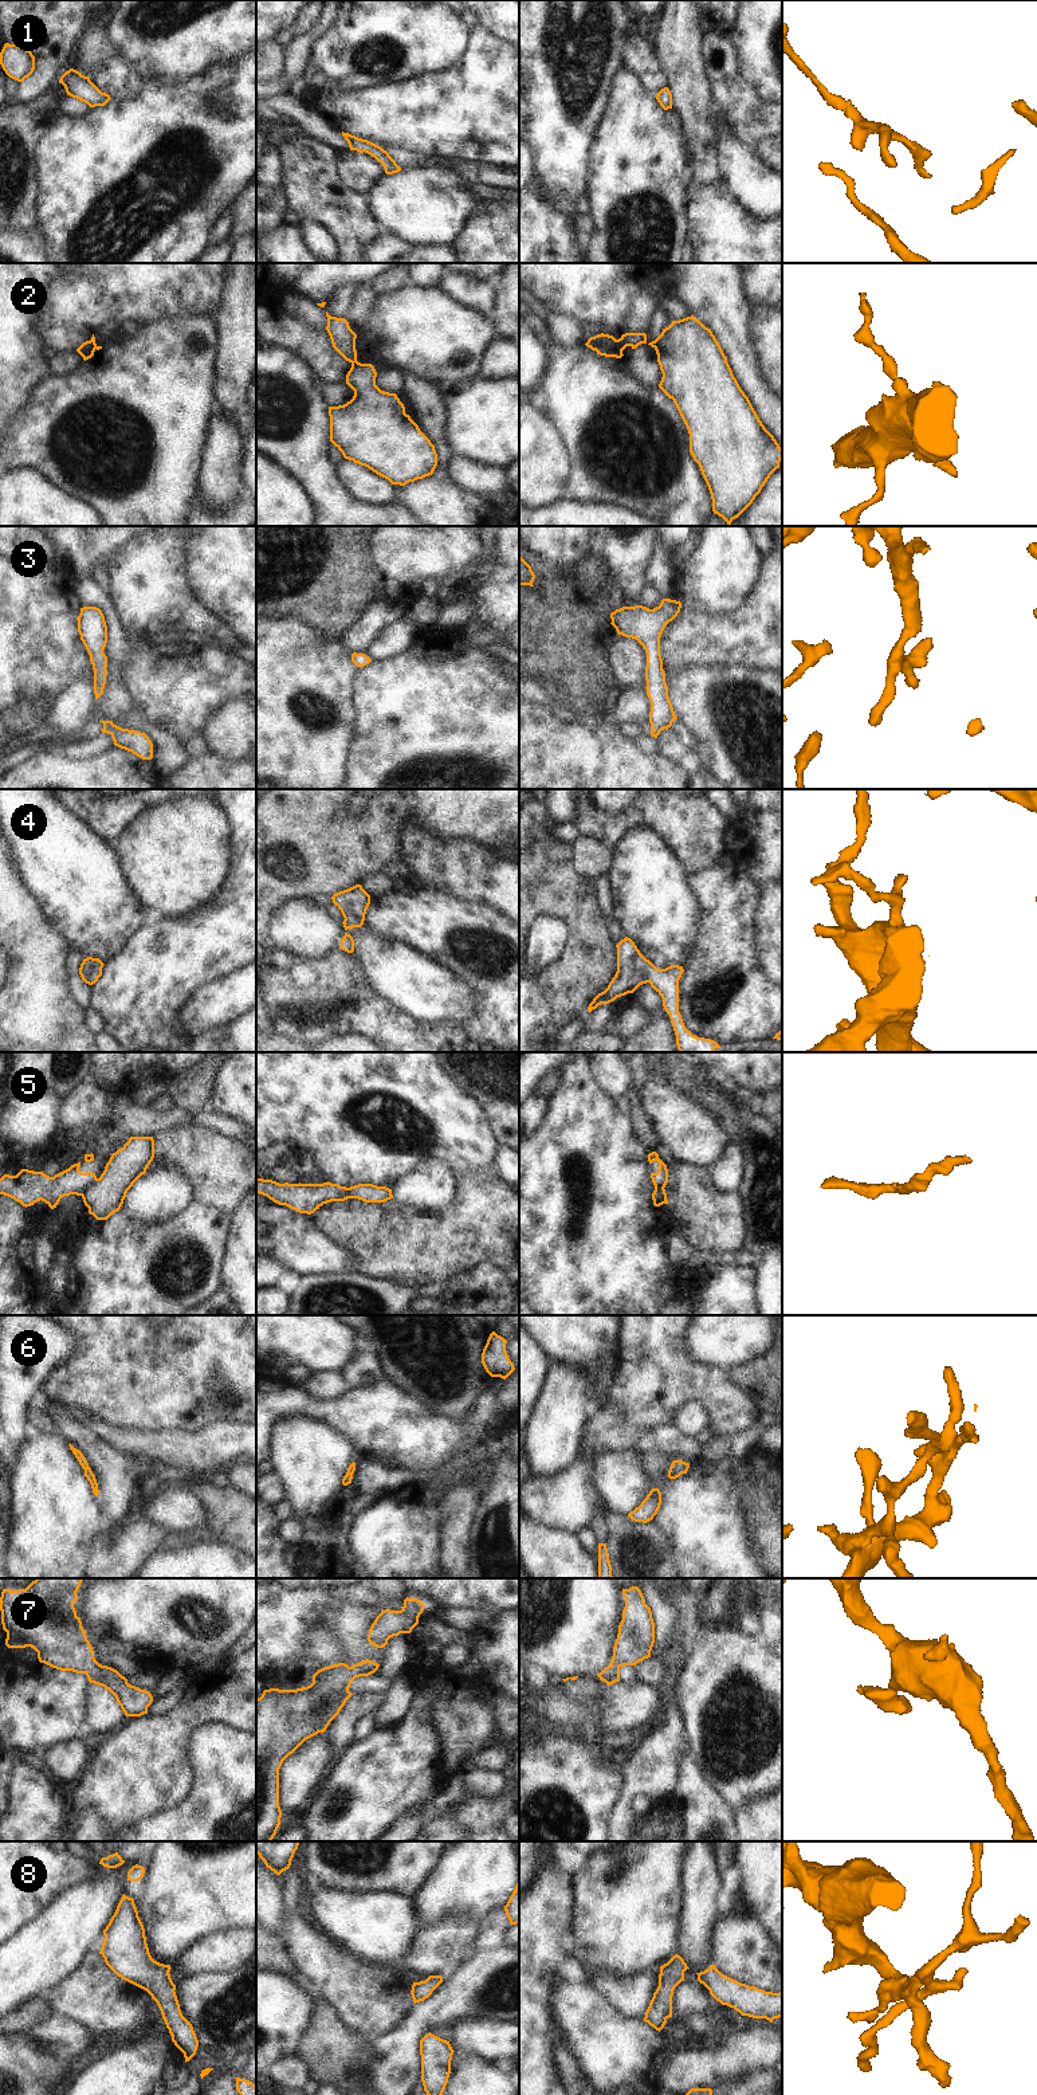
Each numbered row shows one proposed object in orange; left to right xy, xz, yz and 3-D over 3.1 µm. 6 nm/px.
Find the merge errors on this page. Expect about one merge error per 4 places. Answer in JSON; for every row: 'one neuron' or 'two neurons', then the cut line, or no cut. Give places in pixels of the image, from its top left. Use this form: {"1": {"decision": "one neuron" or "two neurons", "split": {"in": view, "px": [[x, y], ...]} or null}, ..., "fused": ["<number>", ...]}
{"1": {"decision": "one neuron", "split": null}, "2": {"decision": "two neurons", "split": {"in": "yz", "px": [[616, 340], [623, 349]]}}, "3": {"decision": "one neuron", "split": null}, "4": {"decision": "one neuron", "split": null}, "5": {"decision": "two neurons", "split": {"in": "xy", "px": [[97, 1179], [81, 1195]]}}, "6": {"decision": "one neuron", "split": null}, "7": {"decision": "one neuron", "split": null}, "8": {"decision": "one neuron", "split": null}, "fused": ["2", "5"]}

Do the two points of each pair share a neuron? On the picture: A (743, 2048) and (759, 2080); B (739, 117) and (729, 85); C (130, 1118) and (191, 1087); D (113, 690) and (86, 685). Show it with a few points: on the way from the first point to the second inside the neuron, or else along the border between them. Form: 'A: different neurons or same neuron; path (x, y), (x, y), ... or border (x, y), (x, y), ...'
A: different neurons; border (768, 2067), (759, 2067), (726, 2080)
B: same neuron; path (739, 109), (731, 93)
C: different neurons; border (177, 1106), (192, 1114)
D: different neurons; border (95, 699), (89, 718)

